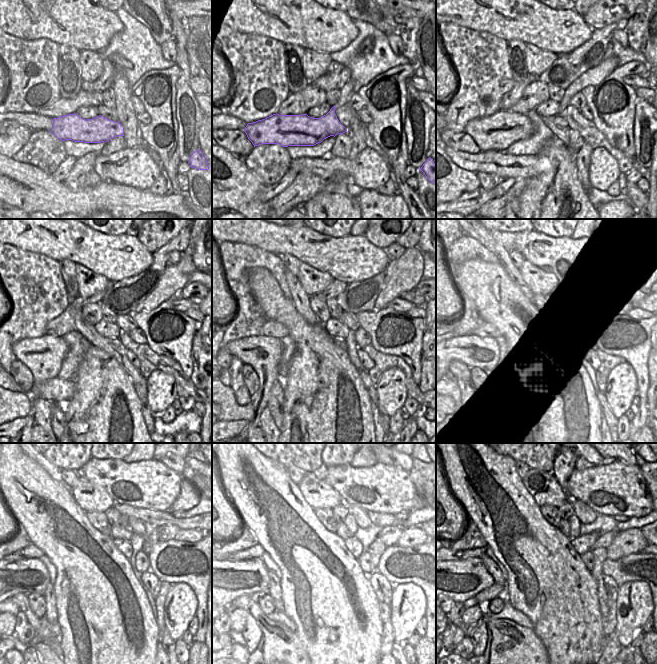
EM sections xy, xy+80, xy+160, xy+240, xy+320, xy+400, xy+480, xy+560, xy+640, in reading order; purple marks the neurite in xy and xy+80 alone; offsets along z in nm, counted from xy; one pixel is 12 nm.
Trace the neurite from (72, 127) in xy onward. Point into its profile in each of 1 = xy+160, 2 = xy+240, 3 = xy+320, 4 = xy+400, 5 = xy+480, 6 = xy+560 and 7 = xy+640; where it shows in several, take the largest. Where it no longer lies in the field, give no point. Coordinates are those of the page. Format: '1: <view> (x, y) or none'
1: xy+160 (497, 132)
2: xy+240 (43, 356)
3: xy+320 (262, 353)
4: xy+400 (472, 350)
5: xy+480 (28, 576)
6: xy+560 (246, 577)
7: xy+640 (460, 580)

